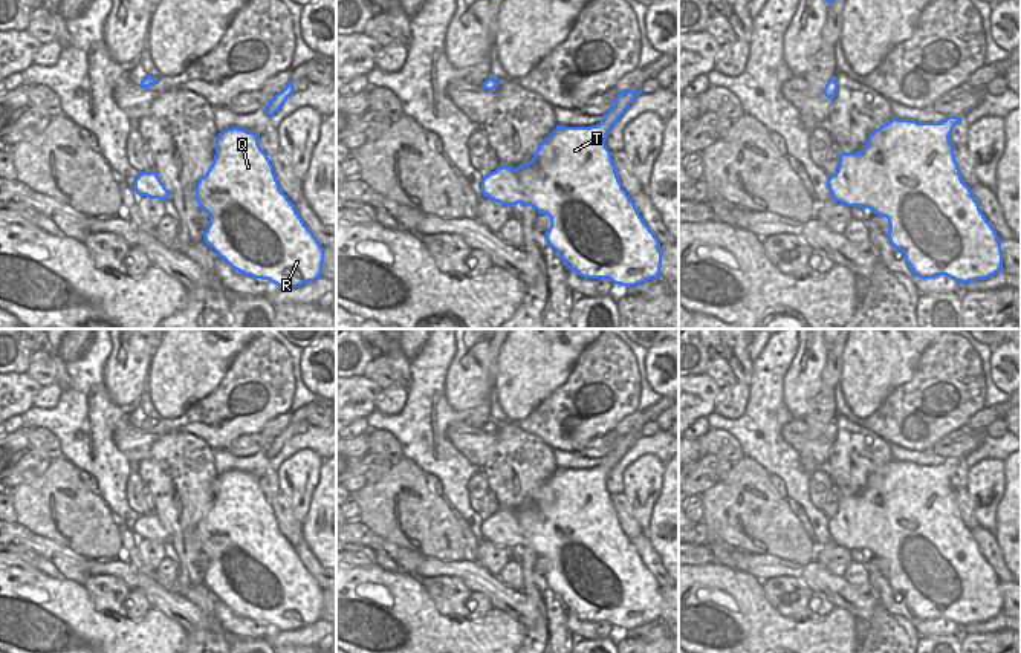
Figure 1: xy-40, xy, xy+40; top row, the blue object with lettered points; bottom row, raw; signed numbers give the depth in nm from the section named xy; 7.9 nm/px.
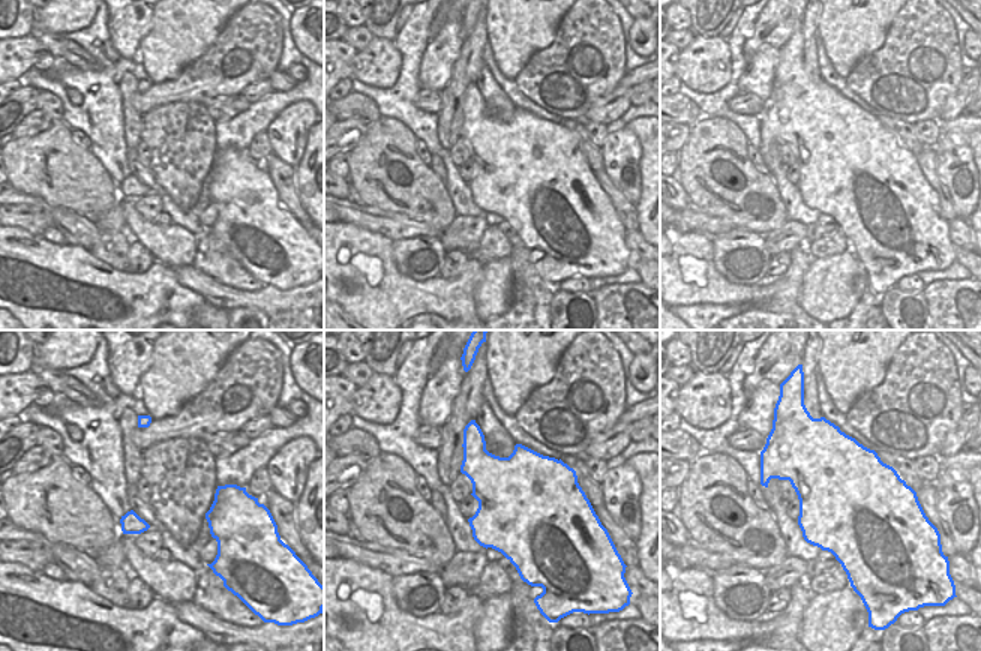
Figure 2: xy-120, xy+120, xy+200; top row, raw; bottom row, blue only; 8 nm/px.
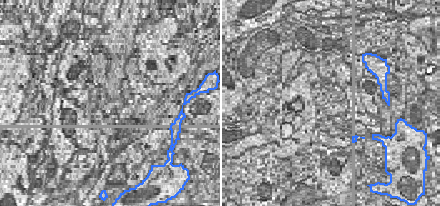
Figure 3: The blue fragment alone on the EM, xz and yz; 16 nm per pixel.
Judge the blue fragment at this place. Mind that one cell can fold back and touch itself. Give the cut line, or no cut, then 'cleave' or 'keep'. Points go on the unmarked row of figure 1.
no cut | keep

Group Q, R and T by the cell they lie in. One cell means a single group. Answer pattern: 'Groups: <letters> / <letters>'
Groups: Q R T.

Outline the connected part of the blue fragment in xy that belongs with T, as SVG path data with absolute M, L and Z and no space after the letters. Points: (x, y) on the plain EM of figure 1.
M642 433L617 434L613 450L604 457L604 462L590 469L556 471L538 488L530 505L517 511L500 508L495 514L485 517L481 521L481 535L501 547L530 547L538 557L550 560L550 570L546 583L561 599L567 612L575 613L584 621L608 621L614 627L625 630L642 627L660 618L662 593L660 584L640 560L633 541L622 531L611 494L605 488L607 477L616 468L631 445Z

